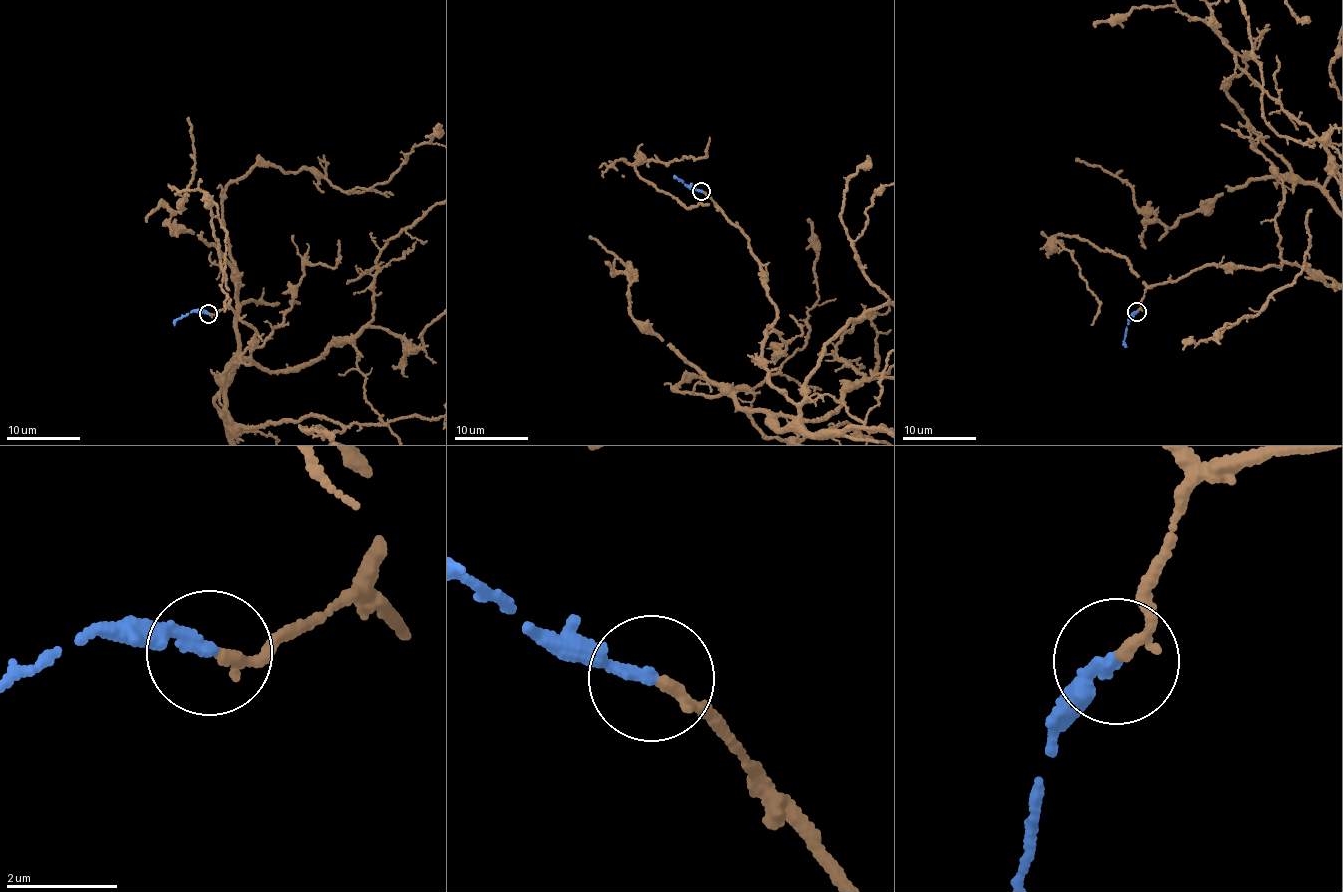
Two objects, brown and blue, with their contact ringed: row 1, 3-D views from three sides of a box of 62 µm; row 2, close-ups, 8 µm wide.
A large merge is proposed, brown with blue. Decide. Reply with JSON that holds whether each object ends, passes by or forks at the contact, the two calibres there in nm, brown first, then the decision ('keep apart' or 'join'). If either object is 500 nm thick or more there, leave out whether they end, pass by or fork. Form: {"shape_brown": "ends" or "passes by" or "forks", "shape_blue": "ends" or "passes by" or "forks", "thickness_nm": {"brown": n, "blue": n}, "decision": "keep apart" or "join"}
{"shape_brown": "ends", "shape_blue": "ends", "thickness_nm": {"brown": 200, "blue": 240}, "decision": "join"}

